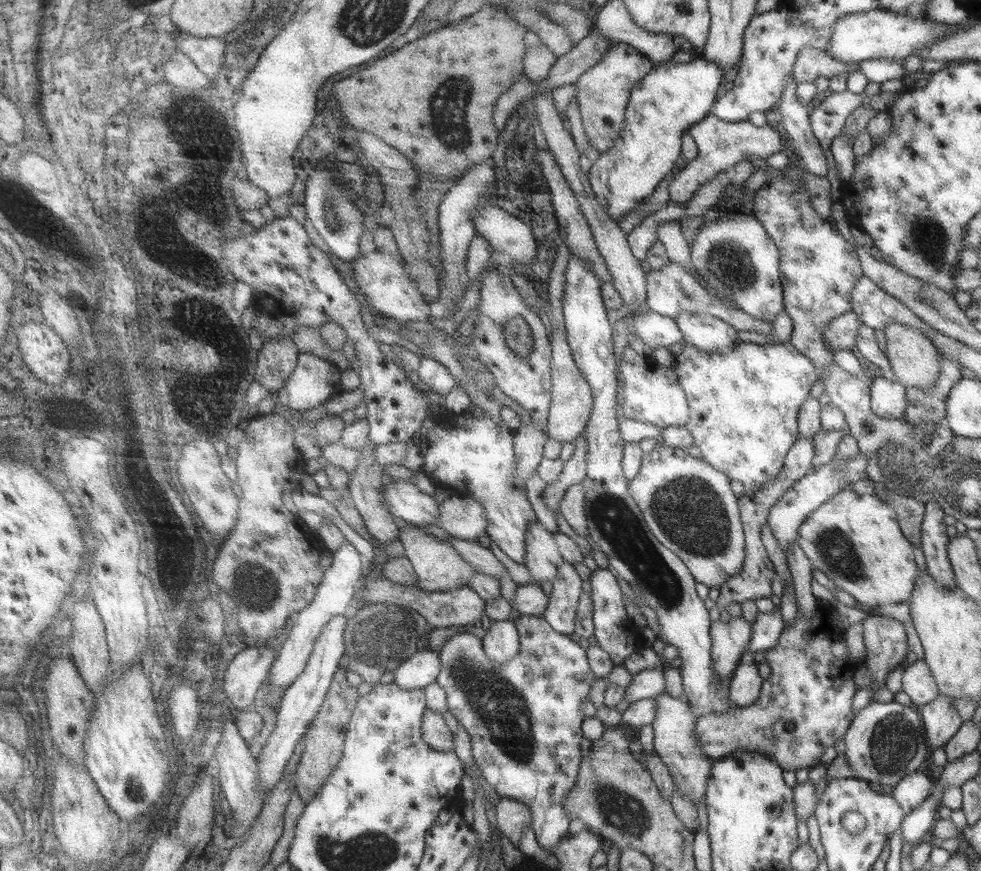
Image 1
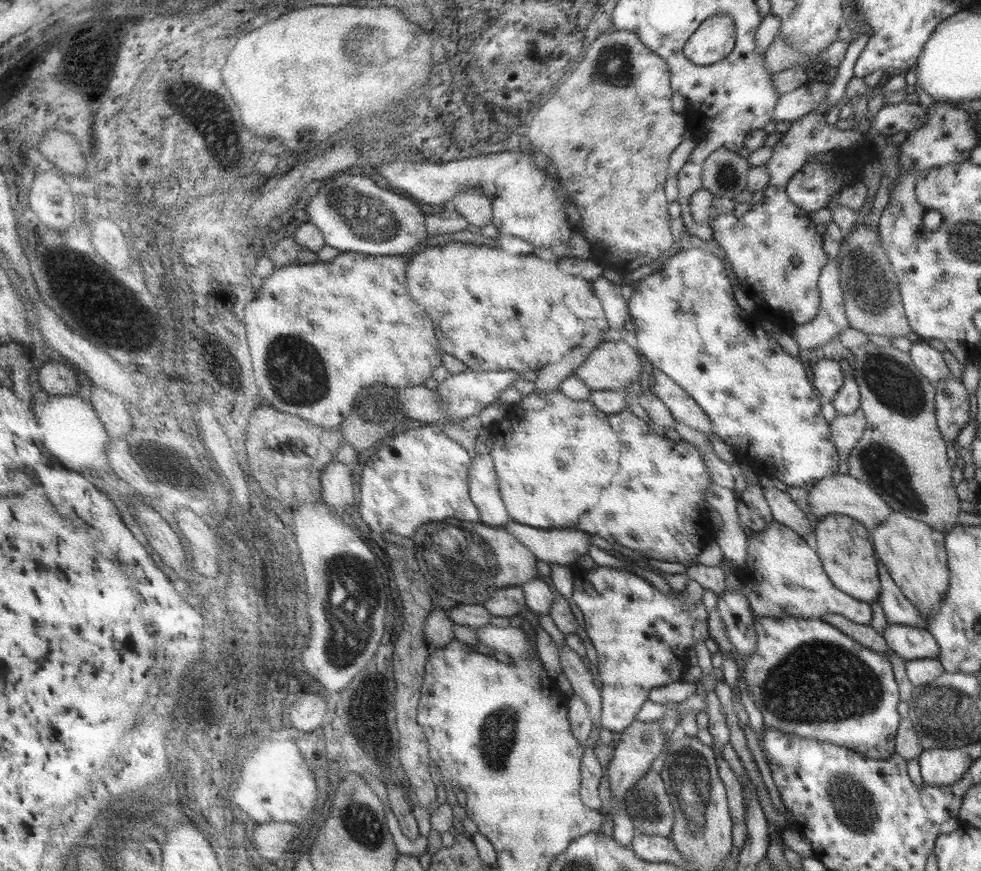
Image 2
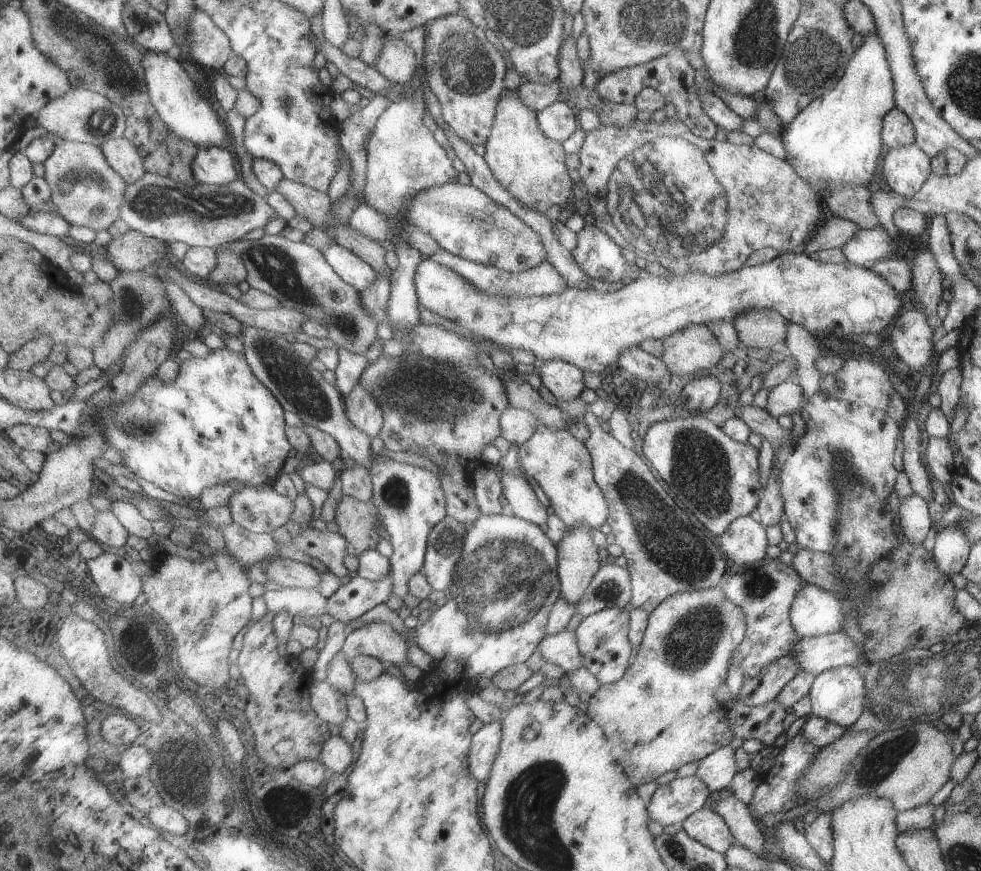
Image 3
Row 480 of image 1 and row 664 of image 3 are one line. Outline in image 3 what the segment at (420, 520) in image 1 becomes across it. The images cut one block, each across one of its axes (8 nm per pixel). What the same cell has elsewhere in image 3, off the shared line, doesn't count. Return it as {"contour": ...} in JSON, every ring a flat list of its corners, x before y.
{"contour":[[369,622,346,634,342,646,349,662,360,655,371,656,382,662,405,666,409,663,410,642,387,622]]}

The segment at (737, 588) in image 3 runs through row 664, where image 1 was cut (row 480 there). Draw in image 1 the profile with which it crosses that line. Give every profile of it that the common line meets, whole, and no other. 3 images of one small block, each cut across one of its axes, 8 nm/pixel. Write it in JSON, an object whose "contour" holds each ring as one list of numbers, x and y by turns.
{"contour":[[789,340,771,344,756,344,741,341,726,353,700,351,691,344,683,343,681,352,674,355,673,370,677,375,678,383,685,393,689,407,689,418,687,419,687,424,683,427,691,433,693,445,699,448,703,461,708,466,715,468,715,470,719,470,719,473,727,477,729,481,741,482,745,491,755,490,755,488,763,486,765,482,769,482,771,478,777,476,779,470,783,466,783,459,785,459,789,447,799,439,797,430,799,407,803,404,803,401,809,397,809,388,815,384,815,381,819,380,818,372,814,369,811,361,806,356,803,356,798,350,795,350]]}

